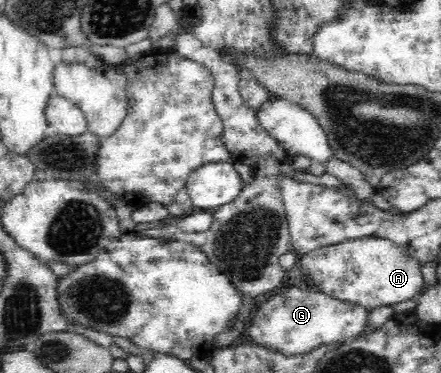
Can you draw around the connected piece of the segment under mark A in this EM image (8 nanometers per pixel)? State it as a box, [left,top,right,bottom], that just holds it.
[298,237,424,312]

